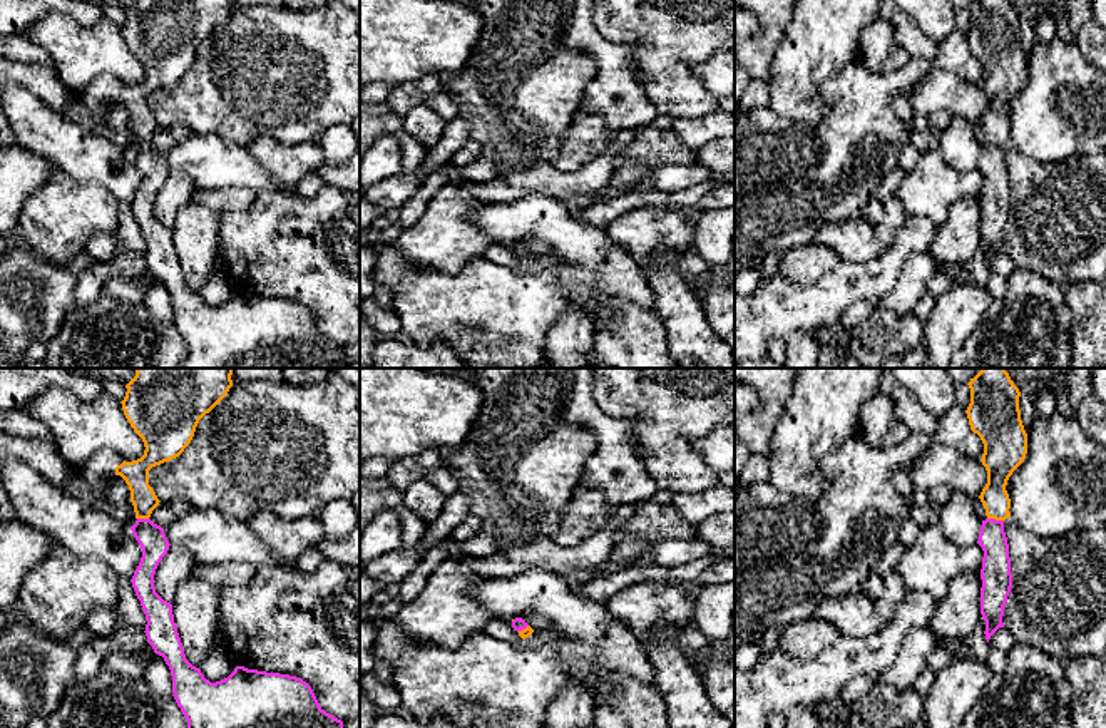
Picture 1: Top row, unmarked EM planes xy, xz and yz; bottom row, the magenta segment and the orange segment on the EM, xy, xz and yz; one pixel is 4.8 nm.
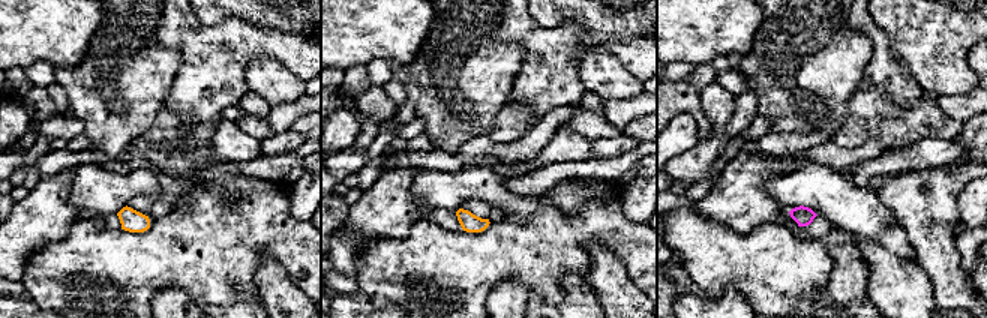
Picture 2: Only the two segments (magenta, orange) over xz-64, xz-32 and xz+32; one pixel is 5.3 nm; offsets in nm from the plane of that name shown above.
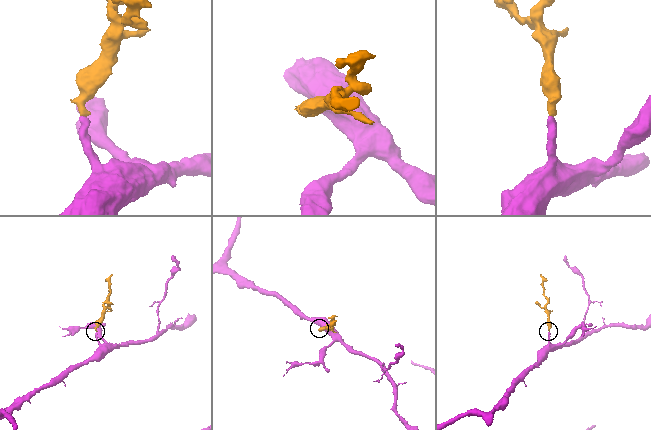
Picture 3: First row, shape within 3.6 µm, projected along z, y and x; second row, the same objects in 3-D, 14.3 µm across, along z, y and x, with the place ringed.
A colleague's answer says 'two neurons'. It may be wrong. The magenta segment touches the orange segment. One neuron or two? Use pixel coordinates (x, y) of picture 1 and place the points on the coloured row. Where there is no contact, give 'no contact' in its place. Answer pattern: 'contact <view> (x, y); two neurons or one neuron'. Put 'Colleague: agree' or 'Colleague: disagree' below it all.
contact yz (994, 519); one neuron
Colleague: disagree

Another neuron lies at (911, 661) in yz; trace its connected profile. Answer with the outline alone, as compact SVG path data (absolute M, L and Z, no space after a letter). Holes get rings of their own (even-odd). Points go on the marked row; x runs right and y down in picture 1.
M930 626L912 628L892 664L878 673L877 681L904 693L927 669L927 658L937 648Z

